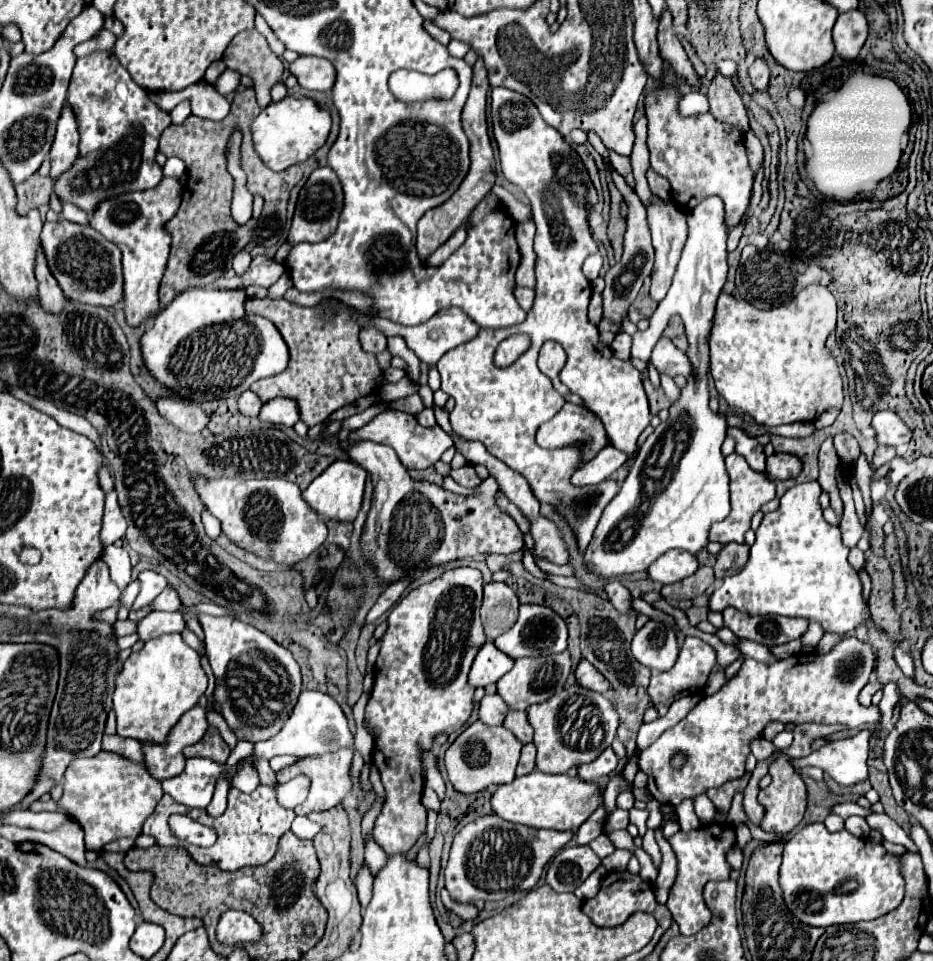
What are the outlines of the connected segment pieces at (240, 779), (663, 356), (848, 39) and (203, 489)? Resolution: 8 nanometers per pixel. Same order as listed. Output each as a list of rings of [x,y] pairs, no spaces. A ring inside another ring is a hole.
[[[244,765],[244,767],[238,771],[238,775],[232,779],[232,785],[234,785],[236,789],[244,791],[244,793],[252,793],[254,787],[260,785],[260,781],[258,781],[258,771],[256,771],[254,767]]]
[[[660,337],[660,341],[656,343],[652,351],[652,363],[660,375],[668,375],[668,377],[692,375],[690,359],[668,337]]]
[[[852,11],[852,13],[844,13],[838,17],[836,25],[834,25],[834,45],[836,45],[836,55],[840,55],[842,59],[854,59],[866,37],[868,37],[868,23],[866,17],[860,11]]]
[[[220,477],[214,481],[204,481],[196,479],[196,489],[200,489],[200,497],[208,511],[220,519],[222,523],[222,533],[242,551],[252,553],[260,559],[276,561],[278,565],[294,567],[300,561],[304,561],[310,553],[314,553],[322,543],[326,541],[328,529],[326,523],[312,513],[308,503],[302,499],[302,491],[298,485],[292,485],[292,481],[284,479],[238,479],[238,477]]]

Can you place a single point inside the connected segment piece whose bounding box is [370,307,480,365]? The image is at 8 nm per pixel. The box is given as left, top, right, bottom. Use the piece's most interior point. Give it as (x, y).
(445, 330)

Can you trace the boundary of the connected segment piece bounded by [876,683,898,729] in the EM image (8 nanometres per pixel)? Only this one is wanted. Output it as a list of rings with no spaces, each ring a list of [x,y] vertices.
[[[888,683],[888,685],[884,685],[884,695],[882,695],[882,701],[880,701],[880,705],[878,705],[878,709],[880,709],[880,721],[878,721],[878,729],[884,729],[884,727],[888,727],[890,725],[890,719],[892,719],[892,713],[894,713],[894,707],[896,707],[896,699],[898,699],[898,695],[896,695],[896,683]]]

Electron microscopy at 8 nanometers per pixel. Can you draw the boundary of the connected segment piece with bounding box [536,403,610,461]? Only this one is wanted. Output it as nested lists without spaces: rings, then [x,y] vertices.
[[[566,403],[554,415],[554,419],[544,423],[538,429],[536,441],[546,449],[556,449],[574,441],[582,441],[586,445],[584,461],[590,461],[602,447],[610,443],[604,425],[588,409],[574,403]]]

